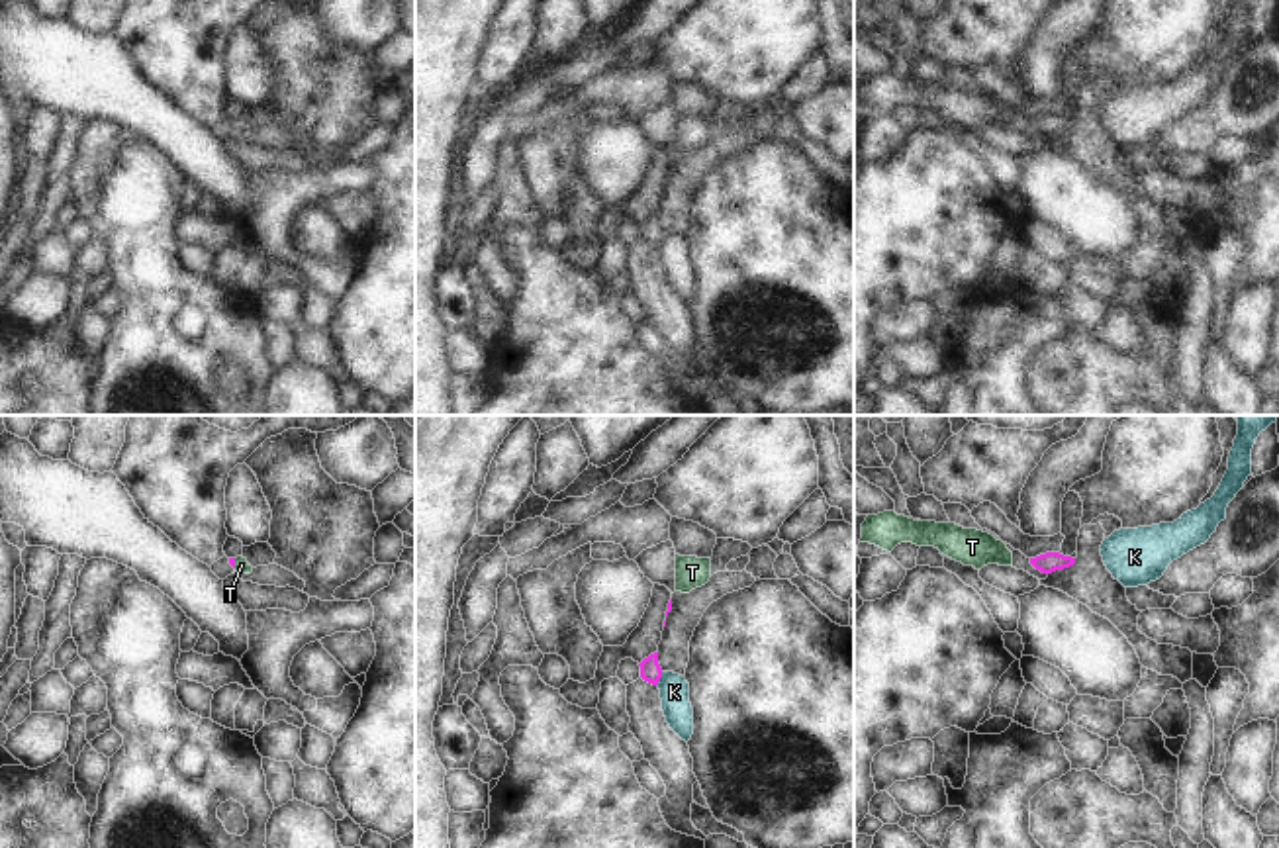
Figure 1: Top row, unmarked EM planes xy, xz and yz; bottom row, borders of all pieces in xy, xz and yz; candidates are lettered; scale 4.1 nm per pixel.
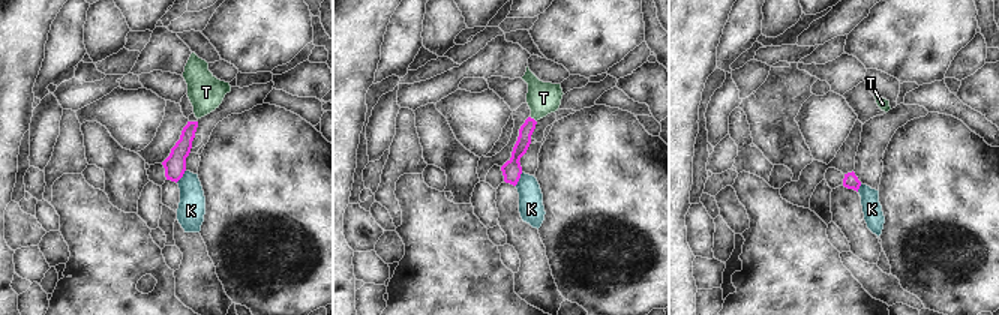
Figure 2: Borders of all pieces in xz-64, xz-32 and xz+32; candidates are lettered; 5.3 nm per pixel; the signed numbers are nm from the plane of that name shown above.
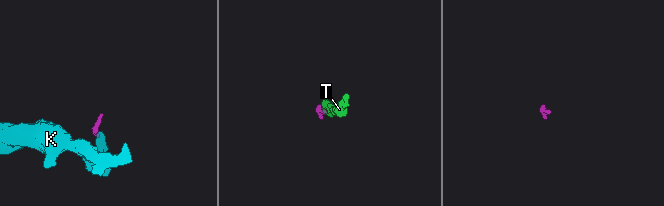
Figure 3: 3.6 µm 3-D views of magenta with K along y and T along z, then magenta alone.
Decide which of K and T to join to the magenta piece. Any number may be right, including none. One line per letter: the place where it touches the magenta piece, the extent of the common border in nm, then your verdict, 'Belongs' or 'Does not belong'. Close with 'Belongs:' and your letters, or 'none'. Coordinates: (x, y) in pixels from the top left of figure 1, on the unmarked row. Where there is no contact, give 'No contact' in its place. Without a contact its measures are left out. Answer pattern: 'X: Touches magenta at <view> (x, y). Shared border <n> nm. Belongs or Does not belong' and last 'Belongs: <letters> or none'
K: Touches magenta at xz (661, 237). Shared border 60 nm. Does not belong
T: Touches magenta at xy (234, 124). Shared border 40 nm. Belongs
Belongs: T.

